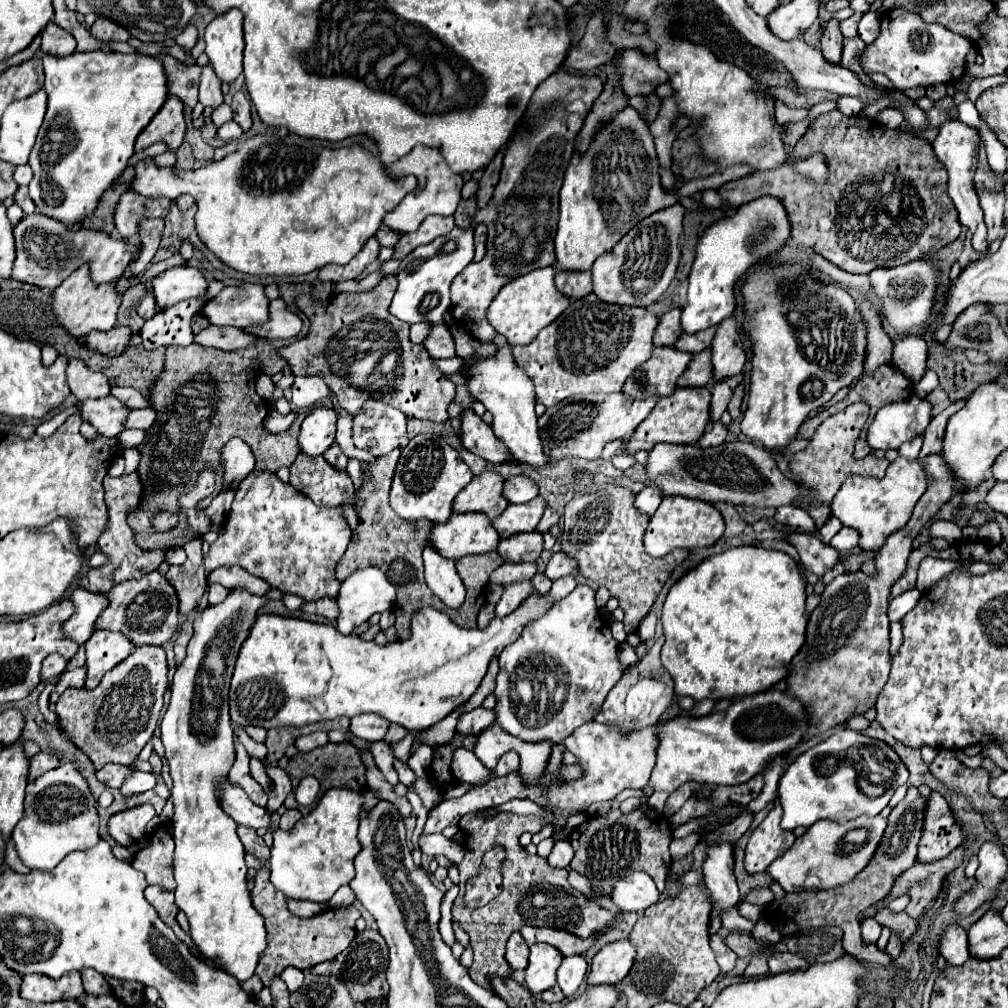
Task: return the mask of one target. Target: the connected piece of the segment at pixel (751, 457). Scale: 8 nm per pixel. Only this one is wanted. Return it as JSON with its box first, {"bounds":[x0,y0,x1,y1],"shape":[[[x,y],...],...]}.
{"bounds":[644,440,806,508],"shape":[[[740,440],[710,448],[702,448],[700,444],[654,444],[654,448],[648,450],[644,472],[650,482],[662,492],[662,496],[680,494],[712,504],[728,502],[734,506],[780,508],[792,506],[796,496],[806,490],[778,470],[768,450]]]}

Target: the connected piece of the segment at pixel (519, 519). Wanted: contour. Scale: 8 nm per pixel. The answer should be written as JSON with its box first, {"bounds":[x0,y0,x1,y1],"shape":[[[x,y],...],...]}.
{"bounds":[492,496,548,538],"shape":[[[536,496],[526,504],[510,504],[496,520],[492,520],[492,524],[502,538],[508,538],[520,532],[532,532],[538,526],[546,506],[548,504],[542,496]]]}

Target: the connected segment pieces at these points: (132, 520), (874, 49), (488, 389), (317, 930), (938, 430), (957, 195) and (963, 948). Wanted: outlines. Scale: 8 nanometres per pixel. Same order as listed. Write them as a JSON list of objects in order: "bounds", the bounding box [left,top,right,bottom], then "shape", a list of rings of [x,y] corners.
[{"bounds":[128,336,306,550],"shape":[[[298,336],[294,340],[260,340],[260,344],[256,344],[256,348],[244,348],[244,350],[234,350],[234,352],[224,352],[224,350],[216,350],[216,348],[206,348],[200,344],[190,344],[190,346],[168,346],[166,350],[166,370],[162,374],[162,378],[158,380],[156,388],[152,388],[152,408],[158,412],[158,418],[154,422],[154,426],[148,430],[144,442],[138,446],[142,452],[142,460],[138,466],[140,472],[140,480],[144,486],[144,498],[142,504],[138,508],[138,512],[132,512],[128,516],[128,524],[130,528],[136,532],[136,542],[146,550],[146,548],[170,548],[172,546],[172,534],[174,534],[174,546],[184,546],[188,540],[192,540],[194,536],[184,536],[186,530],[186,522],[180,518],[178,526],[168,530],[166,536],[158,534],[150,524],[154,520],[154,516],[158,512],[162,512],[166,508],[166,512],[176,514],[178,510],[178,496],[186,494],[192,490],[198,472],[202,470],[204,464],[212,464],[218,466],[220,462],[220,454],[222,448],[226,446],[226,442],[230,438],[242,438],[244,442],[250,444],[252,452],[256,452],[256,470],[272,470],[276,472],[280,466],[290,466],[298,454],[298,432],[300,432],[300,420],[306,416],[306,412],[300,412],[296,422],[292,424],[292,428],[288,428],[288,432],[276,434],[276,448],[274,448],[274,434],[270,434],[264,428],[264,418],[268,414],[268,406],[266,402],[256,394],[254,390],[254,382],[258,378],[258,372],[254,368],[254,360],[260,360],[262,372],[266,374],[276,374],[282,372],[282,368],[286,366],[286,360],[280,356],[280,348],[284,348],[286,344],[292,344],[300,340]]]},{"bounds":[862,10,972,90],"shape":[[[896,10],[882,18],[880,36],[868,44],[862,52],[862,70],[866,74],[886,74],[898,90],[910,90],[916,86],[928,88],[932,84],[948,84],[964,76],[966,54],[972,42],[942,24],[926,24],[920,16],[904,10]]]},{"bounds":[468,348,548,468],"shape":[[[498,348],[494,358],[488,360],[476,360],[470,368],[470,382],[468,390],[470,394],[480,400],[488,412],[494,414],[492,428],[498,438],[504,440],[512,456],[522,462],[530,464],[534,468],[548,468],[548,456],[542,452],[542,440],[540,440],[540,428],[538,428],[538,416],[534,412],[534,388],[532,380],[526,376],[524,370],[514,366],[510,348]]]},{"bounds":[252,866,360,986],"shape":[[[262,866],[262,870],[254,876],[254,890],[252,890],[252,902],[256,910],[262,912],[268,928],[268,952],[260,956],[260,964],[256,968],[256,974],[262,978],[264,986],[270,984],[270,980],[280,974],[286,966],[296,966],[300,970],[312,968],[320,962],[334,960],[342,950],[350,946],[350,942],[356,936],[356,920],[360,918],[360,910],[356,904],[348,908],[328,908],[318,918],[302,920],[296,914],[292,914],[286,906],[284,894],[276,892],[268,880],[270,872]]]},{"bounds":[920,400,966,460],"shape":[[[956,400],[956,402],[952,402],[946,410],[942,410],[938,416],[932,418],[930,426],[928,426],[926,432],[924,432],[924,446],[922,446],[922,450],[920,450],[920,460],[924,460],[928,454],[942,452],[942,440],[944,440],[944,430],[946,430],[948,418],[950,418],[956,410],[960,410],[964,404],[966,404],[966,400]]]},{"bounds":[932,120,986,252],"shape":[[[950,120],[940,126],[940,132],[932,142],[932,148],[948,170],[948,196],[952,198],[958,210],[960,224],[972,232],[972,246],[978,252],[986,252],[986,224],[984,224],[984,214],[974,188],[974,172],[976,172],[978,152],[980,152],[980,134],[974,128],[962,124],[960,120]]]},{"bounds":[940,926,970,966],"shape":[[[948,926],[946,934],[942,938],[940,954],[946,958],[946,964],[950,964],[950,966],[962,966],[970,958],[966,932],[960,926]]]}]

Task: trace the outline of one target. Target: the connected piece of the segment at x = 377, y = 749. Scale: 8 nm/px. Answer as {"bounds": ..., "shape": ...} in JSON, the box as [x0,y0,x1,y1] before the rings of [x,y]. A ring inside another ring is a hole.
{"bounds":[349,733,399,786],"shape":[[[349,733],[349,736],[350,742],[356,747],[371,750],[376,766],[378,766],[386,780],[395,786],[395,784],[398,783],[399,778],[396,770],[393,767],[395,757],[390,745],[388,744],[387,746],[387,743],[384,740],[370,743],[353,736],[351,733]]]}

